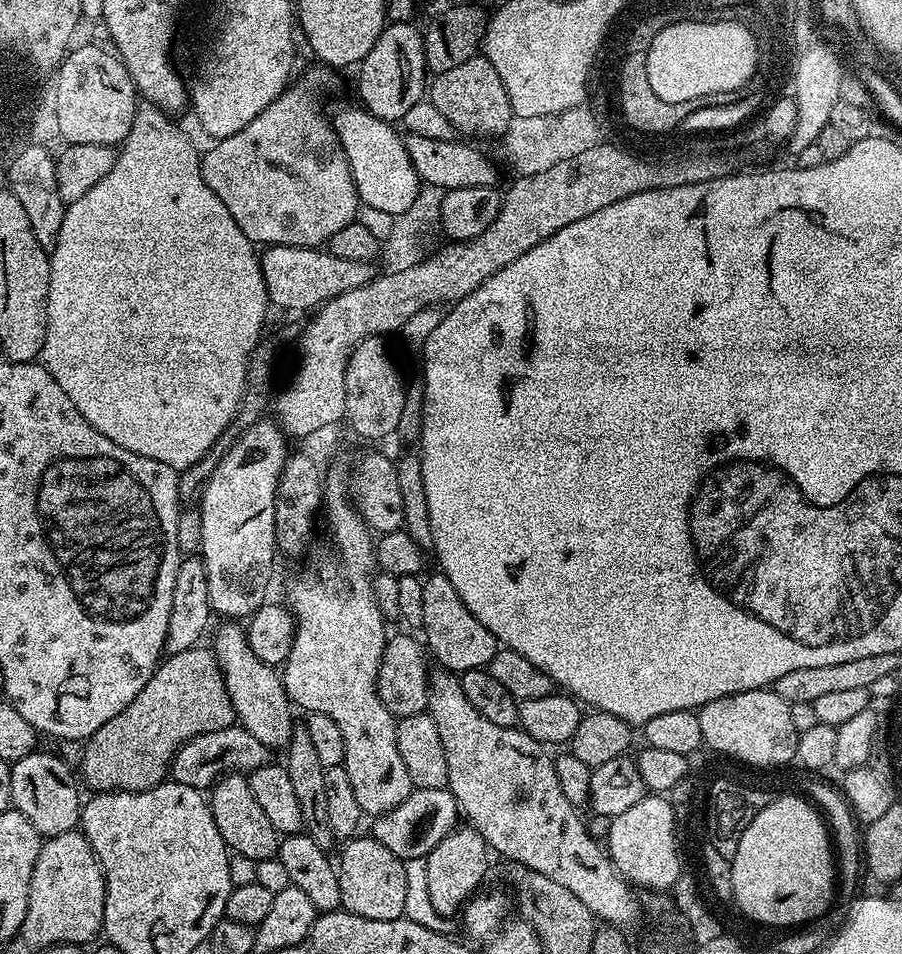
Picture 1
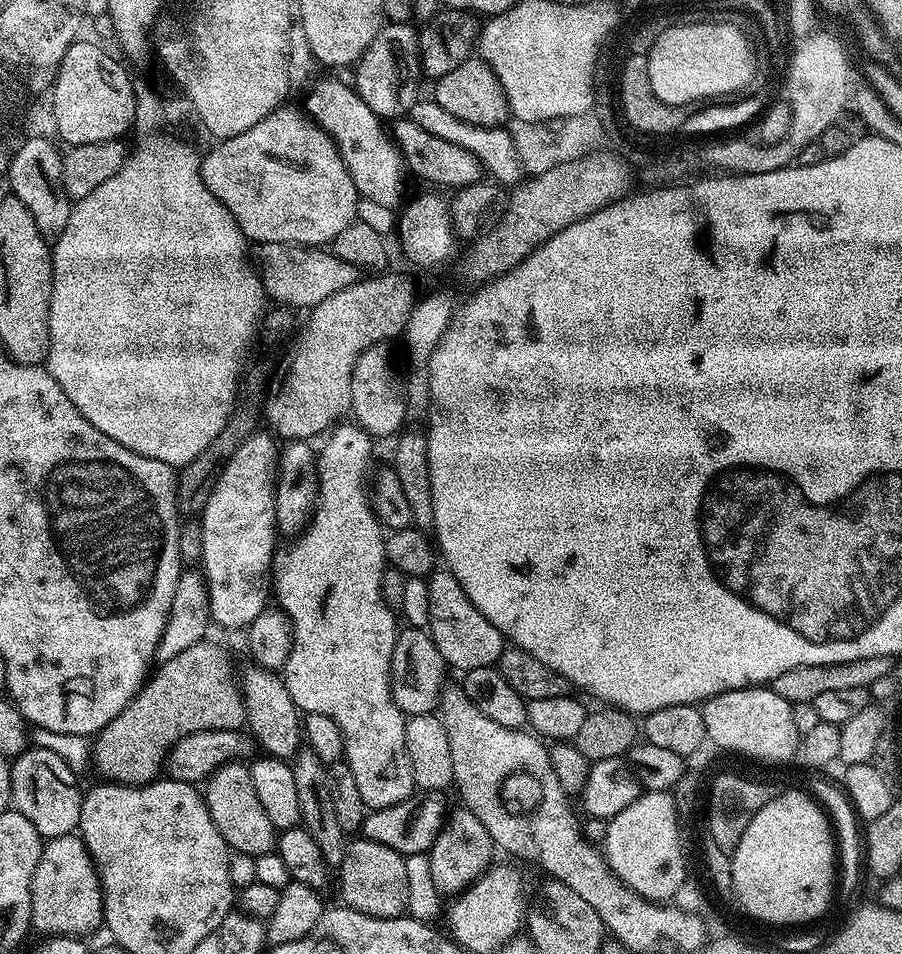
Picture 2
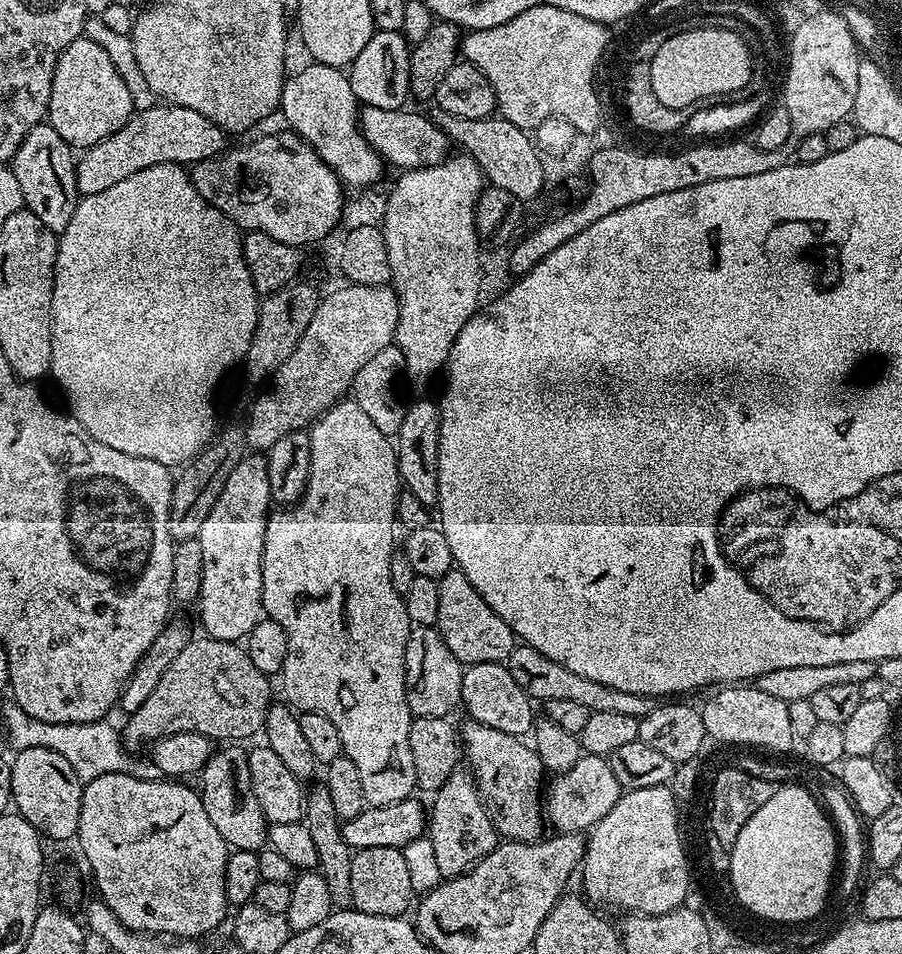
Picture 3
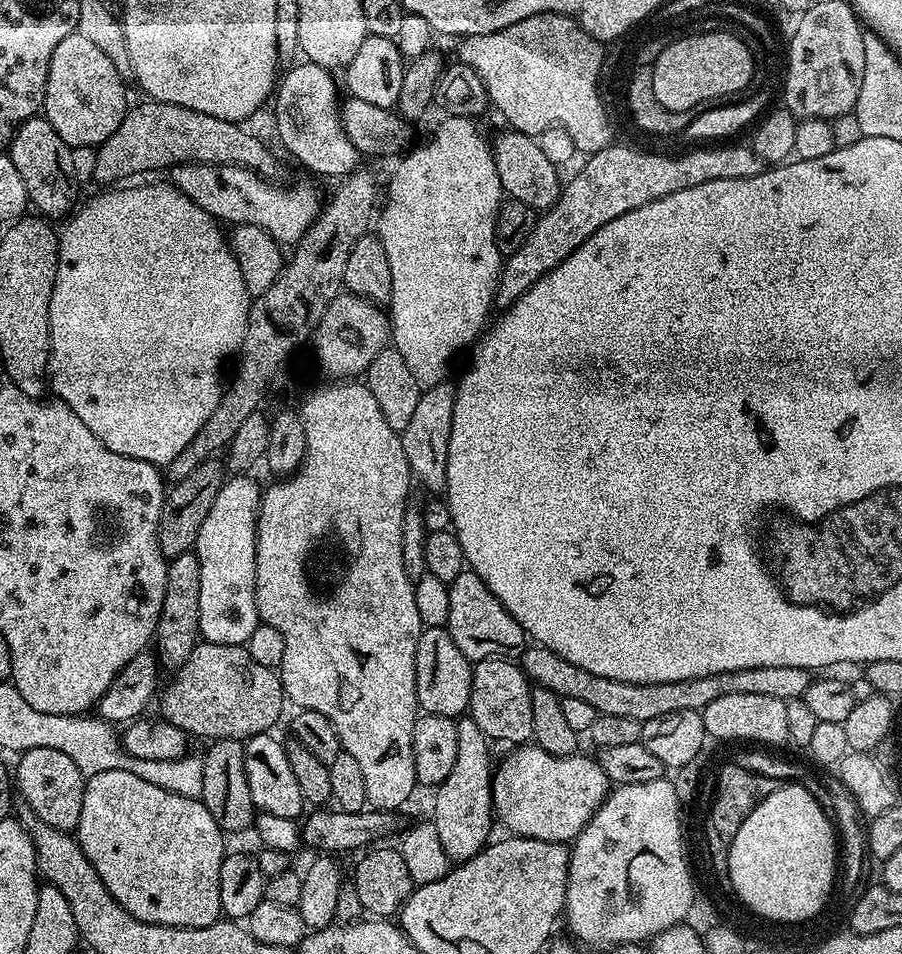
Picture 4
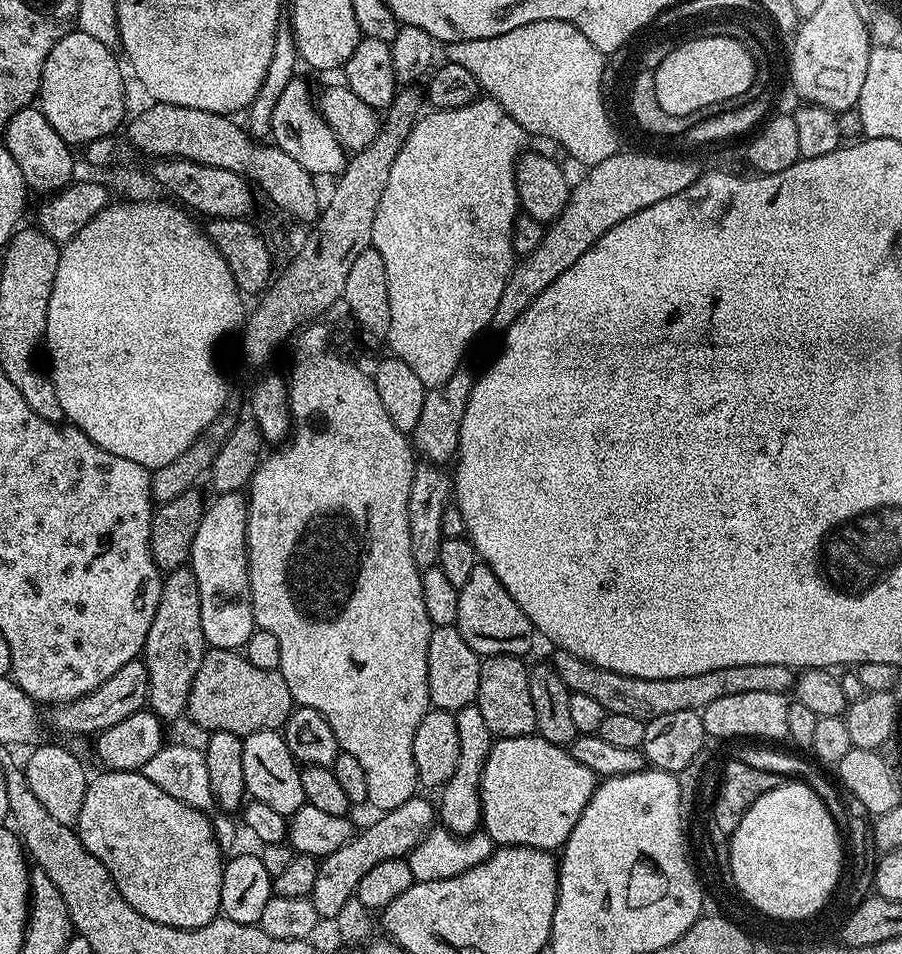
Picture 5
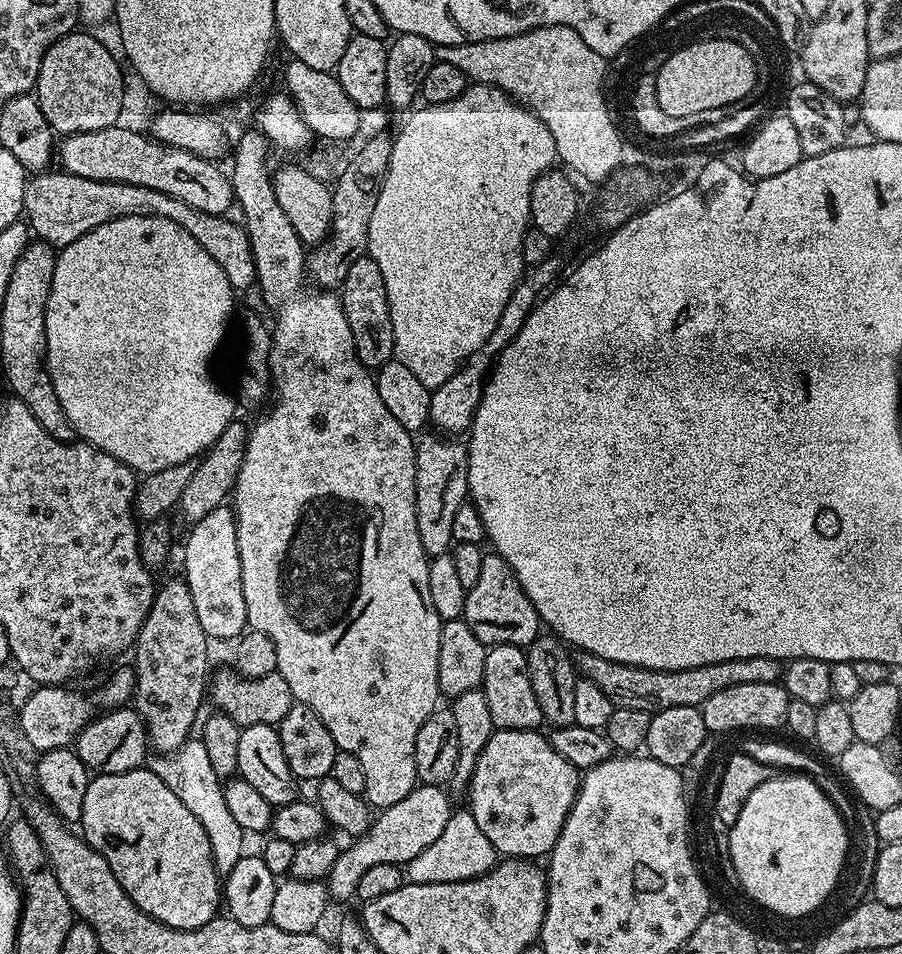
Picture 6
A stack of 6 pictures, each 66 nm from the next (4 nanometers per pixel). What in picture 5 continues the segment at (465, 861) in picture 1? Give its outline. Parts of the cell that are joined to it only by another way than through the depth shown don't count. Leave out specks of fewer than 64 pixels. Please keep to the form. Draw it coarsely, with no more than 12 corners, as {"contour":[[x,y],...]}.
{"contour":[[482,710],[458,722],[458,766],[439,789],[438,820],[456,836],[482,824],[480,775],[494,737]]}

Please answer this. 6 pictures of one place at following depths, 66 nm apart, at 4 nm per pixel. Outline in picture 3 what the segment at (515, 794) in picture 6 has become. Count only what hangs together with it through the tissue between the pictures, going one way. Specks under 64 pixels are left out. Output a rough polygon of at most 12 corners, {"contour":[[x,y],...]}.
{"contour":[[582,755],[546,788],[557,833],[587,833],[620,801],[602,756]]}

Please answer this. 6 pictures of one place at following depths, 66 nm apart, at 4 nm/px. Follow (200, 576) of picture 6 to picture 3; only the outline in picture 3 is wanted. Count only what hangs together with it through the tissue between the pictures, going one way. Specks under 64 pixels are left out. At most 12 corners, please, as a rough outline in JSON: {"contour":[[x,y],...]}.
{"contour":[[268,461],[230,470],[202,522],[200,620],[243,641],[265,615]]}

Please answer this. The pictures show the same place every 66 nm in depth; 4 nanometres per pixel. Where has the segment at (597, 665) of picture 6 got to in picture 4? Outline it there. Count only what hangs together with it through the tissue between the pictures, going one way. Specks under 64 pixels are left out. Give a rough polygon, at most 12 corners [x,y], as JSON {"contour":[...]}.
{"contour":[[539,646],[533,685],[601,716],[703,713],[726,694],[799,700],[807,668],[758,666],[682,682],[614,682]]}

